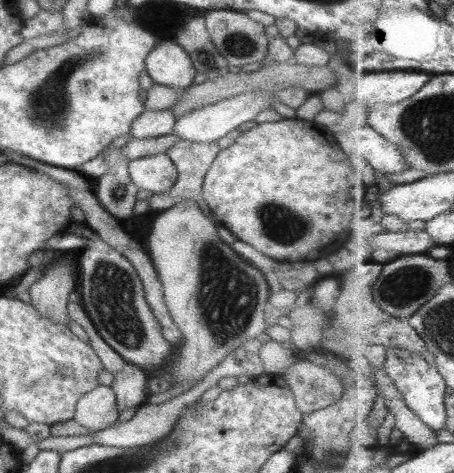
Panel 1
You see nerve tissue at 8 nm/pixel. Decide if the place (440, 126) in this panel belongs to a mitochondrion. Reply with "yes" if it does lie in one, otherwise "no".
yes

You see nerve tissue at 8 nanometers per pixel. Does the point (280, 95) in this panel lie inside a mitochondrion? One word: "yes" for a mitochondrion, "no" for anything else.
no

